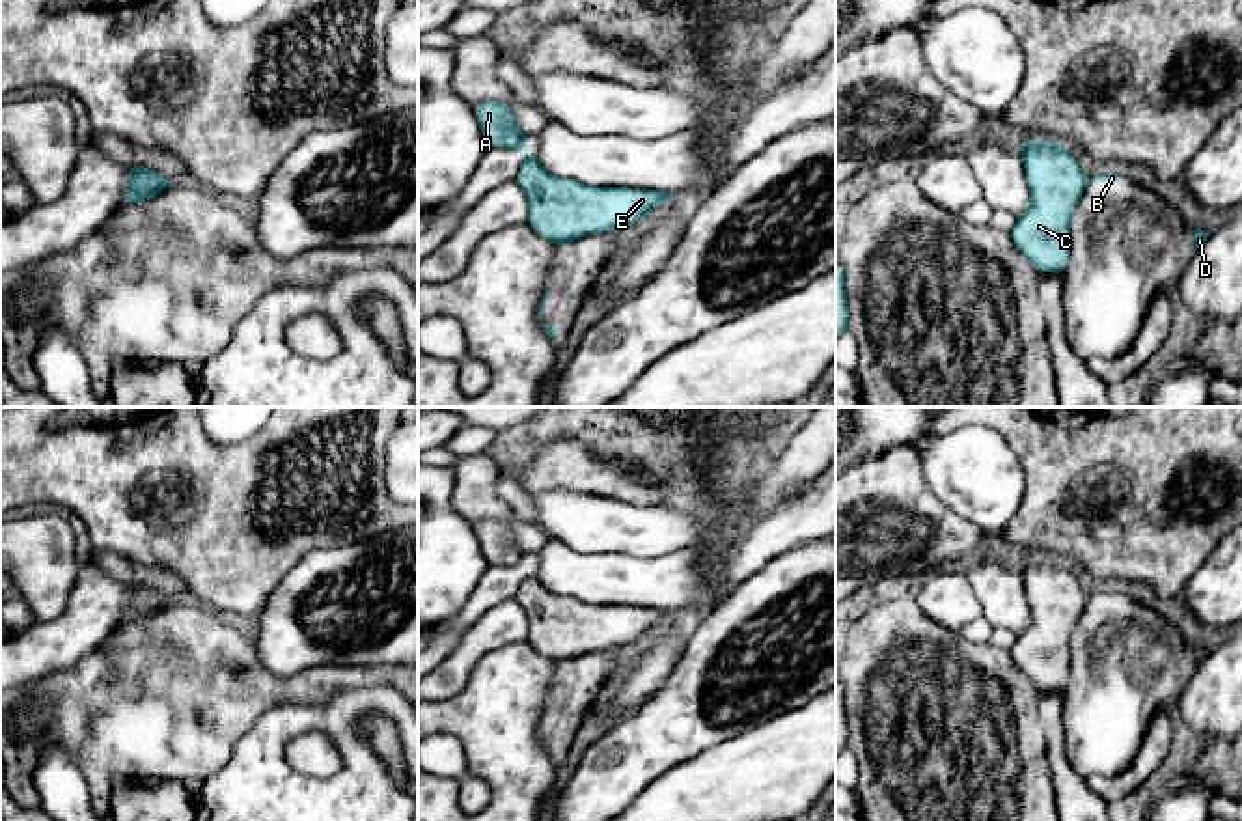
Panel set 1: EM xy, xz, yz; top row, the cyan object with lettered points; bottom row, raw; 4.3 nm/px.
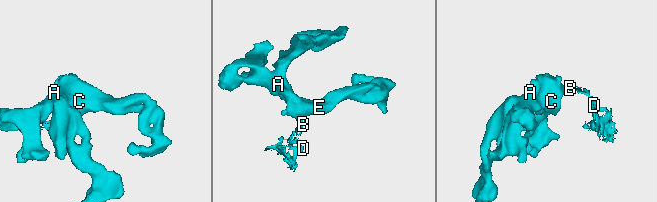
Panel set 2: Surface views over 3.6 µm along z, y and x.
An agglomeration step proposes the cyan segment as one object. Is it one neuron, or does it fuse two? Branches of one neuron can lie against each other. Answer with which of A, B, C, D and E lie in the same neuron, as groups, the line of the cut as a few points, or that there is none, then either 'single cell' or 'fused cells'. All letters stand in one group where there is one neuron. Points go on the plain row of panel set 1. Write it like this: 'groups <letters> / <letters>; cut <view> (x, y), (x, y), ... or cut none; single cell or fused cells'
groups A C E / B D; cut xz (573, 657), (556, 661); fused cells

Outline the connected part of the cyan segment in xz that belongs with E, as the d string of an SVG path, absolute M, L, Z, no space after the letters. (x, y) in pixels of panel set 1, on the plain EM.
M502 519L474 522L489 565L526 567L515 595L528 616L528 644L552 661L636 644L651 627L669 619L669 612L647 606L589 605L546 590L530 569L509 524Z

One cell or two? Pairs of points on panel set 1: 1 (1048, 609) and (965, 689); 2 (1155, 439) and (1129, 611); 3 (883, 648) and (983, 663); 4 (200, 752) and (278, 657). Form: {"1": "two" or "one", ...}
{"1": "two", "2": "two", "3": "one", "4": "two"}

